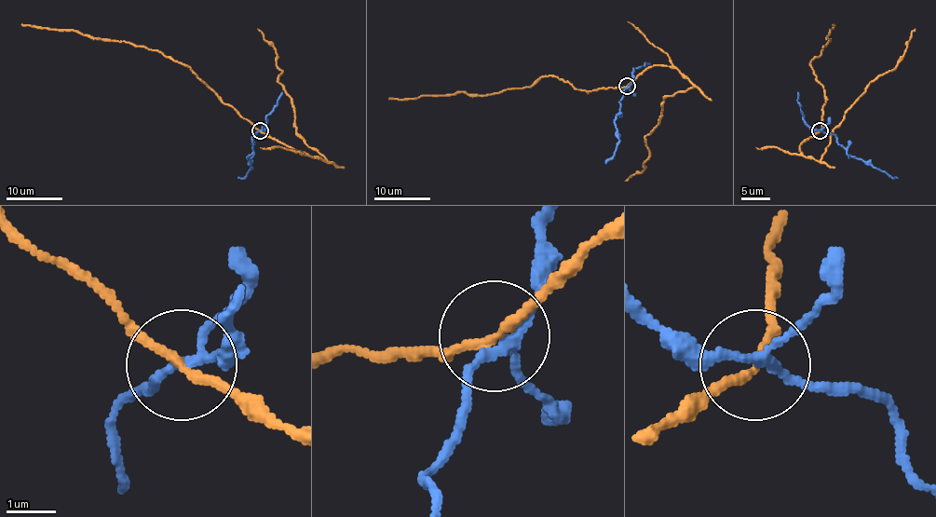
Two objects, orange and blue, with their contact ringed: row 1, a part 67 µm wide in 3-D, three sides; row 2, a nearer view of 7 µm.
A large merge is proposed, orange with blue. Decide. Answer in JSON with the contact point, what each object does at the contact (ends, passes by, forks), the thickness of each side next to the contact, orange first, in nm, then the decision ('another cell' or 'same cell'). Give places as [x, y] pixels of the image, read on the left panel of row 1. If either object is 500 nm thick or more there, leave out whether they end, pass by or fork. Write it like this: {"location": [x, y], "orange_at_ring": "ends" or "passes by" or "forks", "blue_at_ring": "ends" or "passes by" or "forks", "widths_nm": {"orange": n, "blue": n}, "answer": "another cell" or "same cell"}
{"location": [260, 130], "orange_at_ring": "passes by", "blue_at_ring": "forks", "widths_nm": {"orange": 170, "blue": 140}, "answer": "another cell"}

